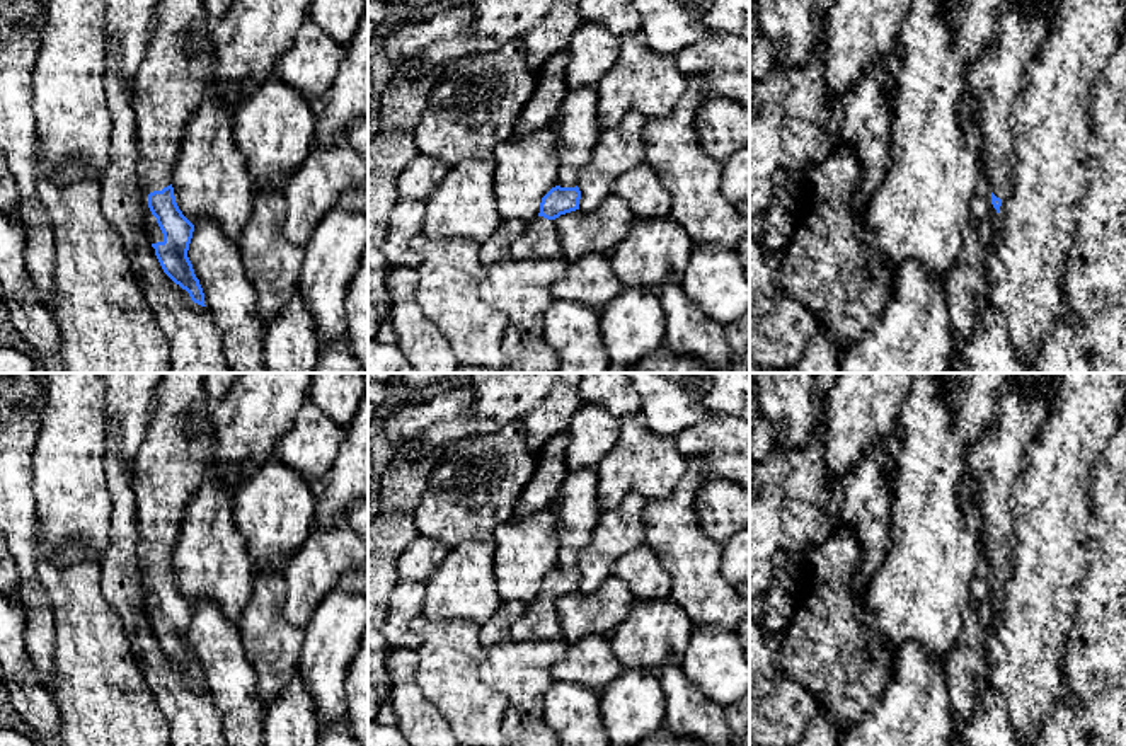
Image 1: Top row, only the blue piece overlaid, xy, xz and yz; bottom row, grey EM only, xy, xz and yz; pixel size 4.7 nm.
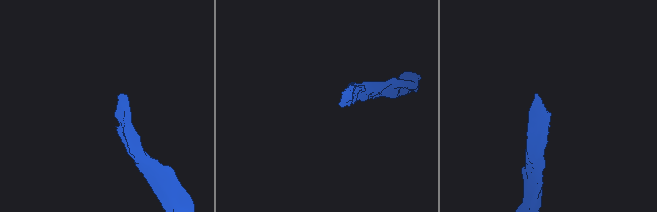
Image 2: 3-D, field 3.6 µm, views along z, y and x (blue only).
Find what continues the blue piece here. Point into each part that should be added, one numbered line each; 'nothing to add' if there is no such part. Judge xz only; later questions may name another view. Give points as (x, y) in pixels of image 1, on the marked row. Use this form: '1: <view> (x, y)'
1: xz (540, 239)

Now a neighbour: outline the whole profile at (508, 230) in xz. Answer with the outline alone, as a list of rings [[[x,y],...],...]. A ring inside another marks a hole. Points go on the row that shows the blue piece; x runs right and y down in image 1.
[[[503,220],[496,233],[484,244],[479,245],[480,261],[492,261],[496,255],[508,255],[509,247],[525,232],[526,221],[521,220]]]

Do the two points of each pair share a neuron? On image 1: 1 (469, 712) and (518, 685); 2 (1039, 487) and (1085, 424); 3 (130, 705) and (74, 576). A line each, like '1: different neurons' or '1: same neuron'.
1: different neurons
2: same neuron
3: same neuron

